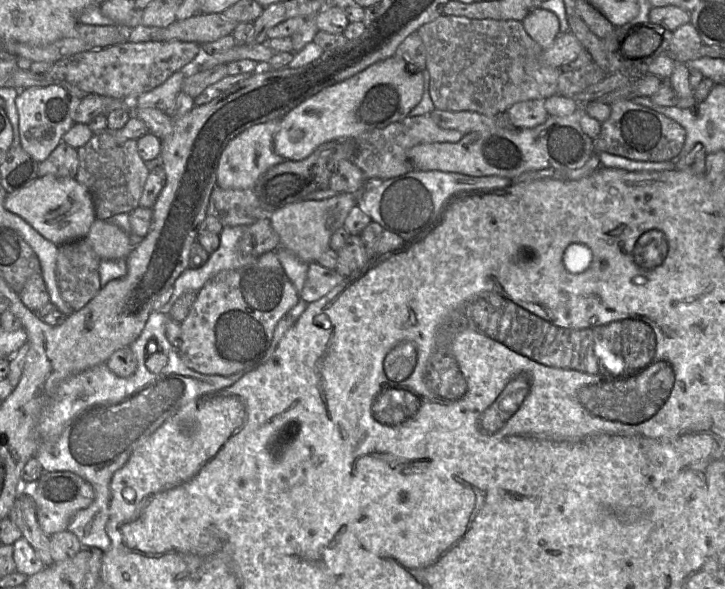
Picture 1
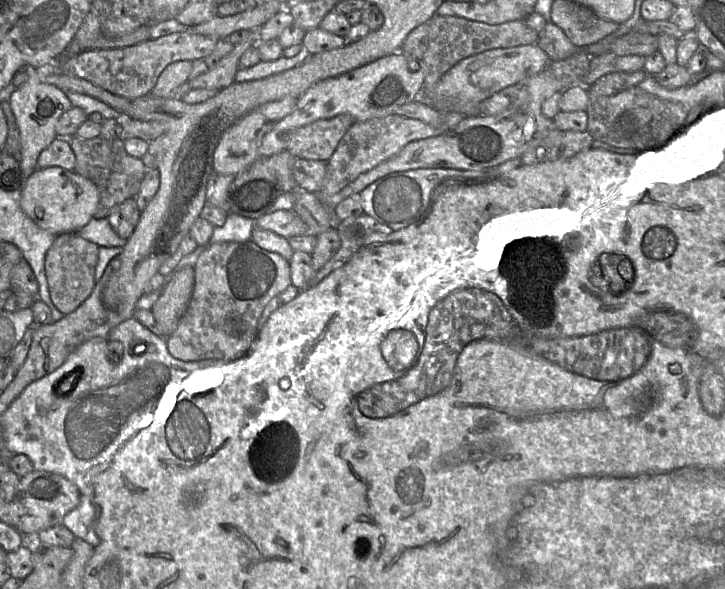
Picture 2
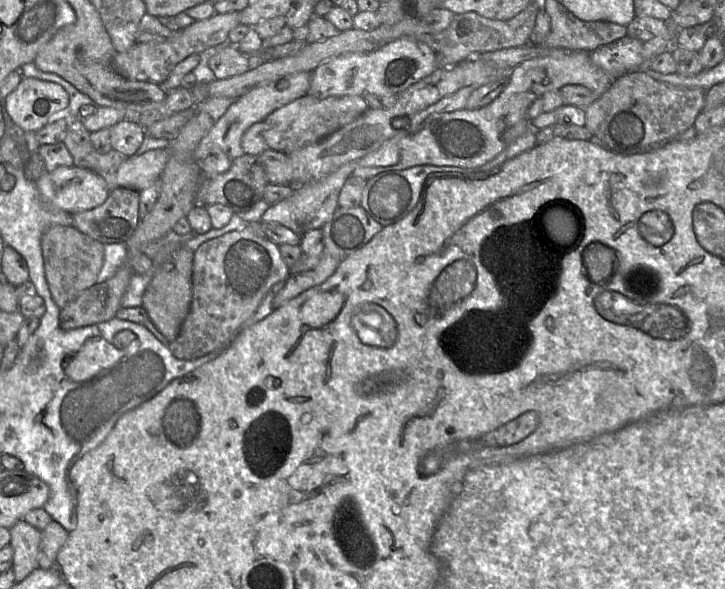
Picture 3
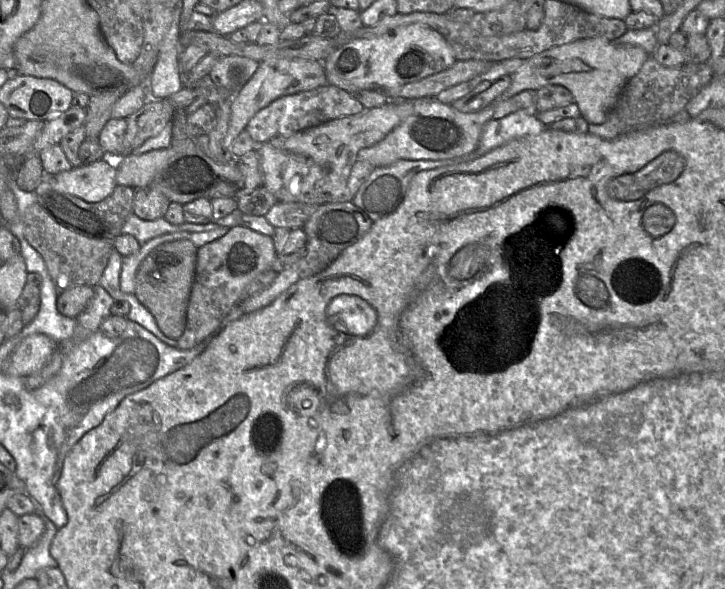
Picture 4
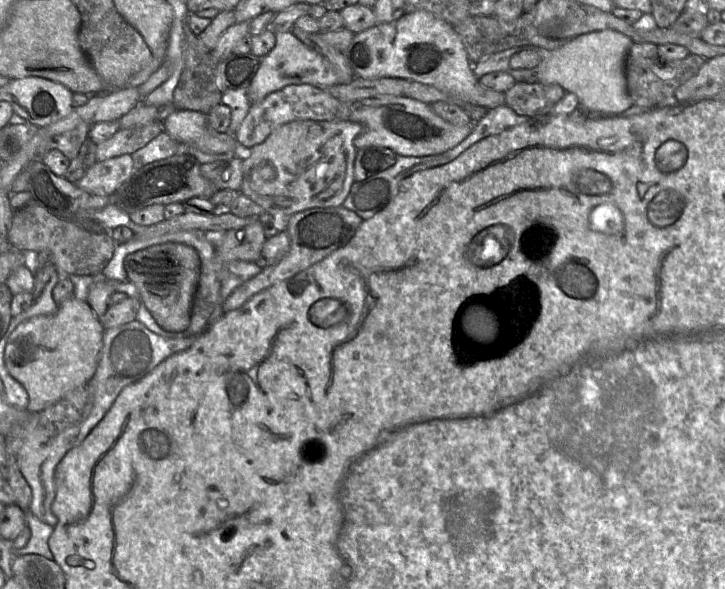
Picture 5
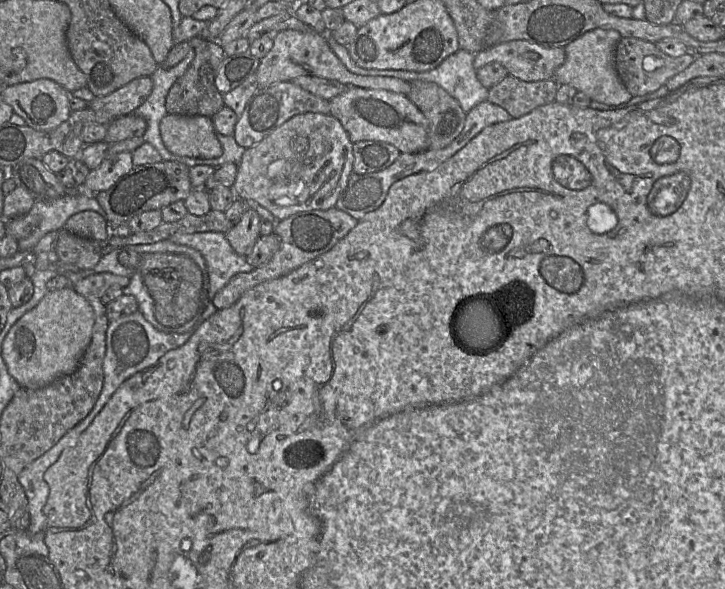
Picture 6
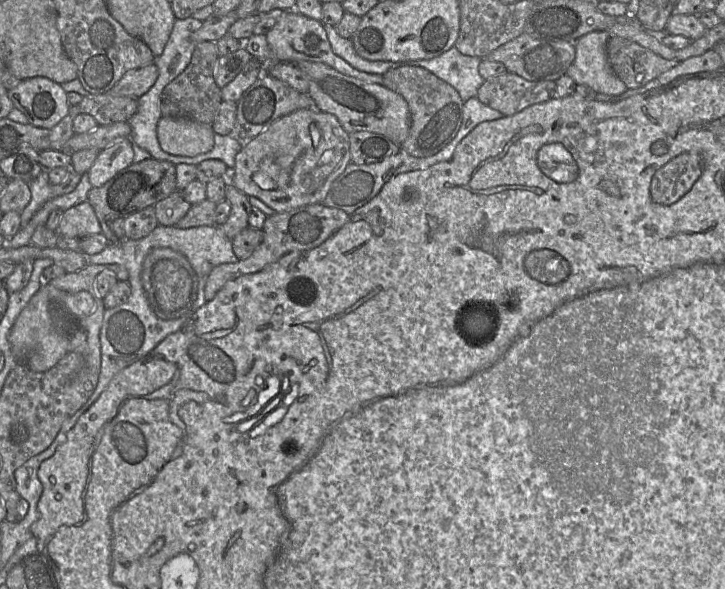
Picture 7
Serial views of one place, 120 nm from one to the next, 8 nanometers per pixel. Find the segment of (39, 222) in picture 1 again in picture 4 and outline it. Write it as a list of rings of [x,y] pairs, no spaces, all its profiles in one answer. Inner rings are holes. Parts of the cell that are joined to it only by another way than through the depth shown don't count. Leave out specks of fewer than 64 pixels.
[[[107,157],[54,176],[59,191],[88,203],[97,203],[112,194],[116,183],[117,161]]]

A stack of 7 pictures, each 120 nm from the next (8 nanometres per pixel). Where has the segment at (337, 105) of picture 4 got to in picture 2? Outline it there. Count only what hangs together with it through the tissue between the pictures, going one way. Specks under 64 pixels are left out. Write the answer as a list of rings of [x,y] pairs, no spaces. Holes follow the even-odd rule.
[[[339,114],[284,133],[285,151],[295,158],[328,162],[342,137],[355,122],[351,115]]]

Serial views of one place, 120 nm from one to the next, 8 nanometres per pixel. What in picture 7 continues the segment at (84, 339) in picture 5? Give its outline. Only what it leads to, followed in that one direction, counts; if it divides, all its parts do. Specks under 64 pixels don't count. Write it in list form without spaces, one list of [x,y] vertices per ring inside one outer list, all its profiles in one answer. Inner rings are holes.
[[[50,283],[44,284],[39,289],[17,317],[8,336],[11,351],[16,362],[27,366],[34,372],[48,371],[55,366],[68,351],[68,338],[58,334],[53,328],[49,312],[51,304],[64,307],[77,318],[86,317],[95,309],[95,299],[87,291],[69,293],[55,288]]]

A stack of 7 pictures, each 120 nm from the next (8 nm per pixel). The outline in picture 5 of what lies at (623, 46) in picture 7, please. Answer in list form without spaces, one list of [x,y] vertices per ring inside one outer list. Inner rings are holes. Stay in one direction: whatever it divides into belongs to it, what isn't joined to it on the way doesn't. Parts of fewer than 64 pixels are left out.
[[[634,43],[626,55],[624,64],[627,89],[632,105],[654,109],[680,104],[674,97],[675,90],[695,76],[705,61],[704,57],[691,53],[684,59],[667,60],[659,54],[656,44]]]

